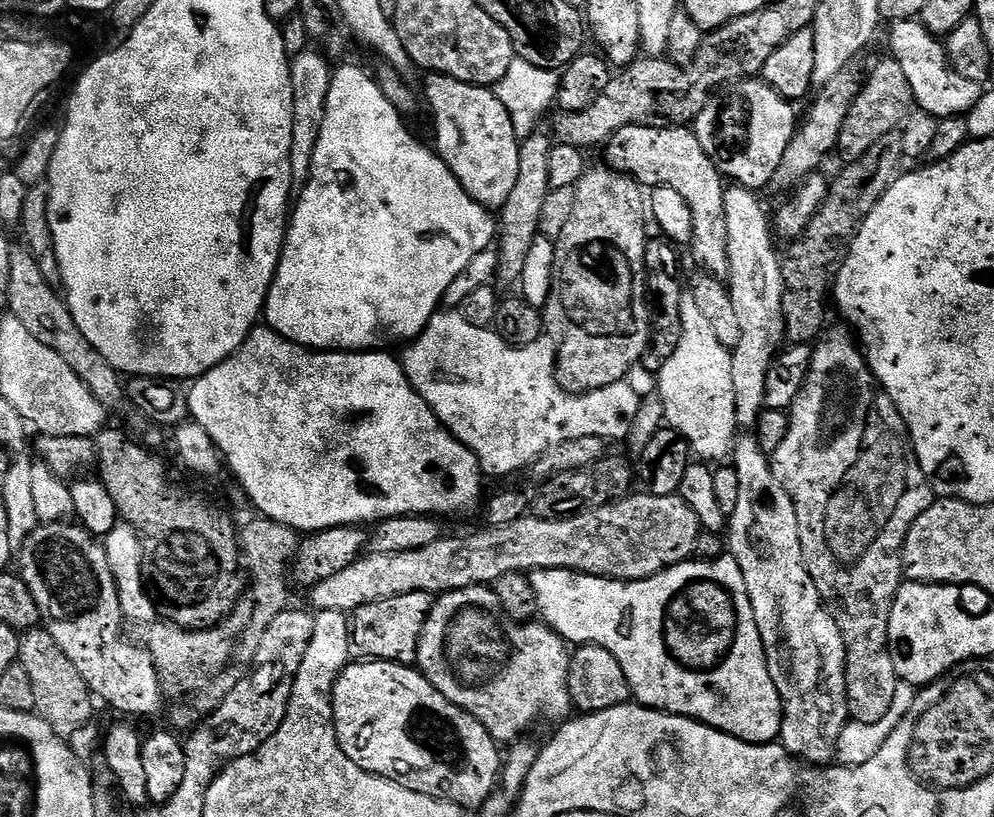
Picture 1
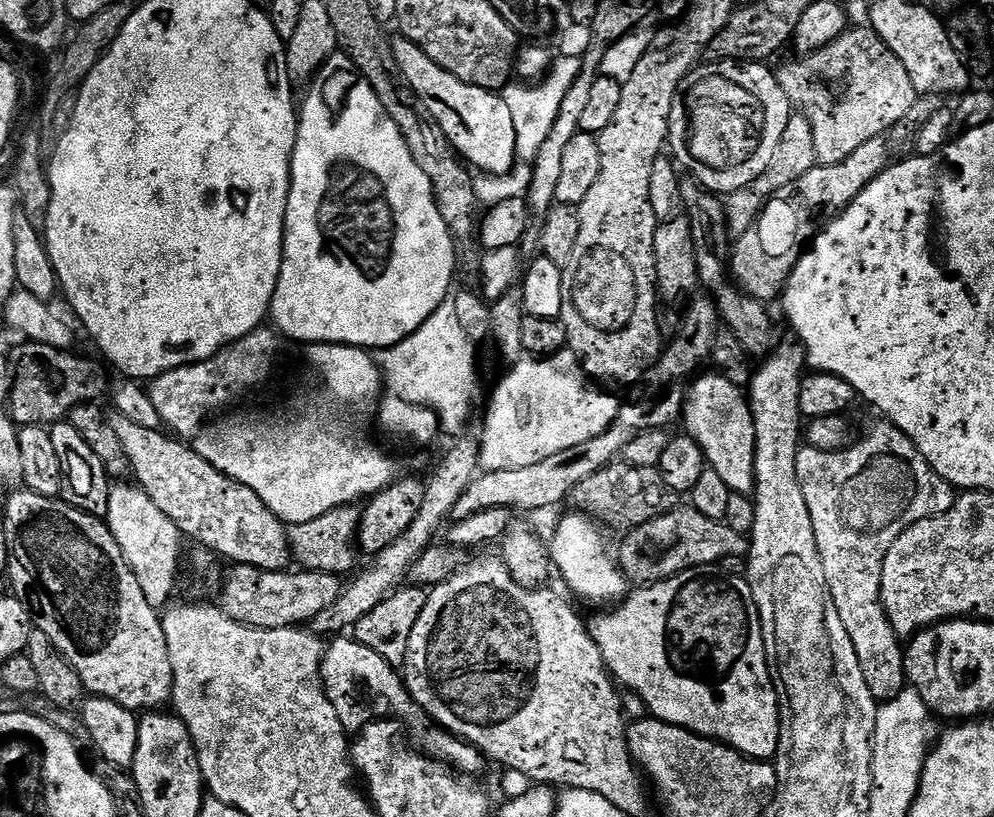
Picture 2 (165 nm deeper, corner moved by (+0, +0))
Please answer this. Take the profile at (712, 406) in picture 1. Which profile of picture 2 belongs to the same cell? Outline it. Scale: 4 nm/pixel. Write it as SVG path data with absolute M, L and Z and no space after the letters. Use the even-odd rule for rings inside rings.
M719 374L711 375L697 375L689 383L682 407L683 431L698 442L698 446L704 452L707 467L718 470L718 475L722 478L722 482L726 482L726 486L733 494L748 494L756 487L756 471L754 470L756 431L752 421L752 410L748 407L745 393L737 385L729 382L725 376Z

